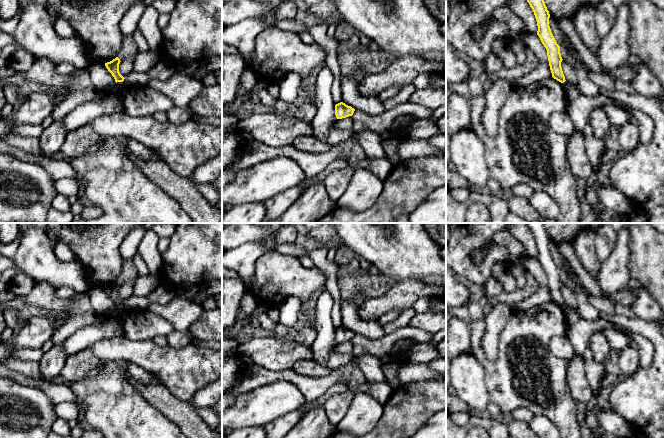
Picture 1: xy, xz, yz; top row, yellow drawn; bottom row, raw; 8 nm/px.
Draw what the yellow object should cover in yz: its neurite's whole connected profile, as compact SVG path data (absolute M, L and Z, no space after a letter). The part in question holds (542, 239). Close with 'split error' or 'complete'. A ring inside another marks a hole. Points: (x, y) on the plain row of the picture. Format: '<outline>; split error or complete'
M544 223L526 224L532 232L537 245L537 259L539 260L542 268L547 274L547 280L552 301L557 305L564 307L566 304L561 291L561 286L563 283L560 277L560 270L557 268L551 256L549 250L550 238L547 234Z; complete

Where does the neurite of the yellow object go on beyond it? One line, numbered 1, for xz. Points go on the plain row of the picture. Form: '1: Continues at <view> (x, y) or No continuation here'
1: No continuation here

